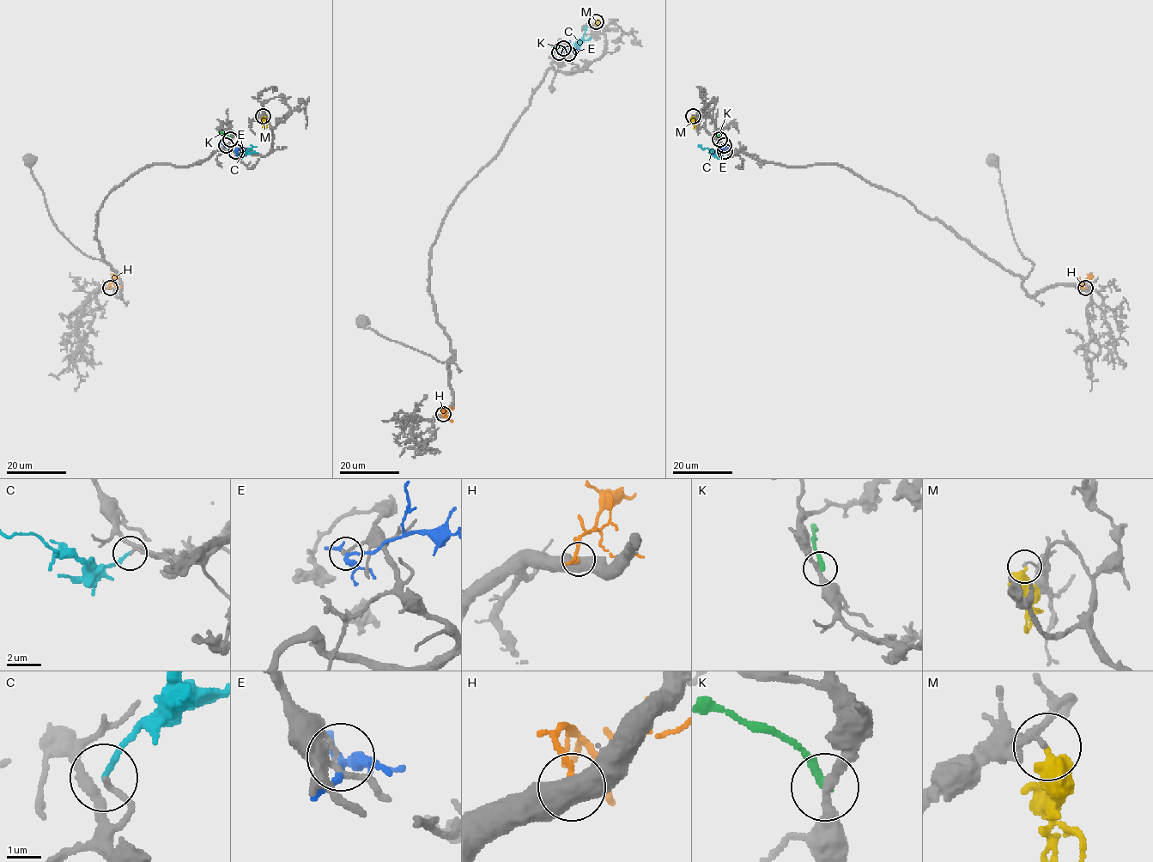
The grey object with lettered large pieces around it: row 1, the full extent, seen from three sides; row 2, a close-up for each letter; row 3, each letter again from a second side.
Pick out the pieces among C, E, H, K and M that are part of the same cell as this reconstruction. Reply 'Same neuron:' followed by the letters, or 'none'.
Same neuron: C

